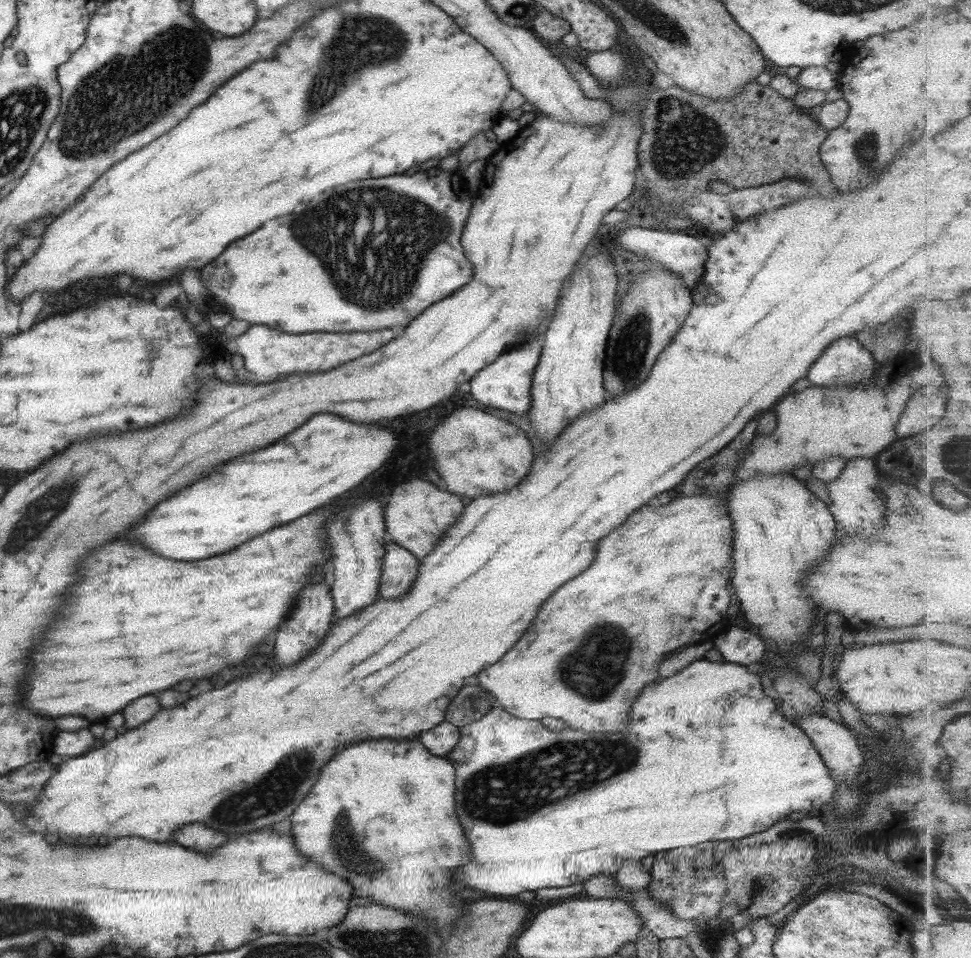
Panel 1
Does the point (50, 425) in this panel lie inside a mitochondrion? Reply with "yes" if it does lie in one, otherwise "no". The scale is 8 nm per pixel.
no

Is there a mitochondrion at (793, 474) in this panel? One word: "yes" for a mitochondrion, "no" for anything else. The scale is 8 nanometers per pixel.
no

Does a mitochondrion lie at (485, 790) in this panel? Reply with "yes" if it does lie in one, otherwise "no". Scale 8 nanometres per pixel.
yes

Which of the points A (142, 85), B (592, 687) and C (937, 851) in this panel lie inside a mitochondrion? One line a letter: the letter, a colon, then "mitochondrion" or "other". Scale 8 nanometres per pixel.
A: mitochondrion
B: mitochondrion
C: other

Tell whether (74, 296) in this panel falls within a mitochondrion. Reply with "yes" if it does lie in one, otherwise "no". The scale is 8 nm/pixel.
yes

